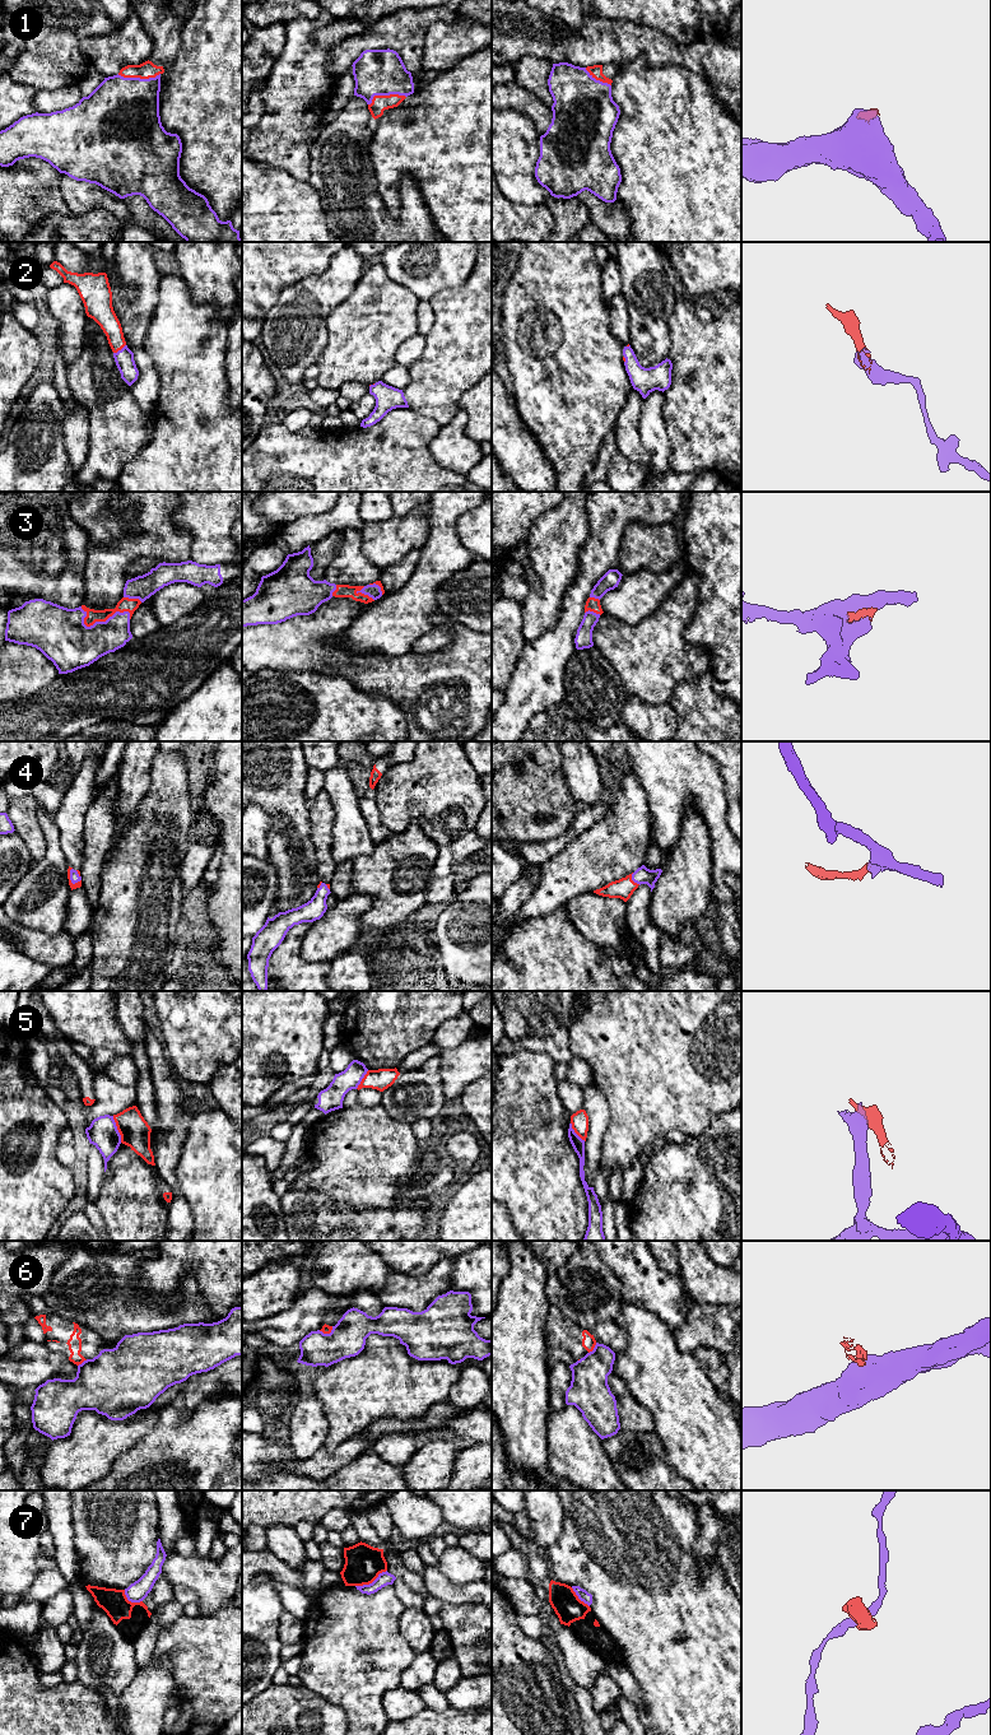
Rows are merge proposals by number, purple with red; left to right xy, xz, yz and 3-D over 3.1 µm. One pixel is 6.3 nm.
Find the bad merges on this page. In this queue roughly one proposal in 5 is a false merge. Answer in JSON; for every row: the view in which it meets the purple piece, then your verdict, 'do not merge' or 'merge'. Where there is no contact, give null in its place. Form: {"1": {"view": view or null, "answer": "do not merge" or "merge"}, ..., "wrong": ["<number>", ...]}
{"1": {"view": "xy", "answer": "merge"}, "2": {"view": "xy", "answer": "merge"}, "3": {"view": "xy", "answer": "merge"}, "4": {"view": "xy", "answer": "merge"}, "5": {"view": "xy", "answer": "do not merge"}, "6": {"view": "yz", "answer": "do not merge"}, "7": {"view": "xz", "answer": "do not merge"}, "wrong": ["5", "6", "7"]}

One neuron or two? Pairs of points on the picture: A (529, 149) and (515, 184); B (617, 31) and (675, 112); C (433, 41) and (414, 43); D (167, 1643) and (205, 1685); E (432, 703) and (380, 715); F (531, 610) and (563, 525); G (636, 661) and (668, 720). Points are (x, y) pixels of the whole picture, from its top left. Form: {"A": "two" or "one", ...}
{"A": "one", "B": "two", "C": "two", "D": "one", "E": "two", "F": "one", "G": "two"}

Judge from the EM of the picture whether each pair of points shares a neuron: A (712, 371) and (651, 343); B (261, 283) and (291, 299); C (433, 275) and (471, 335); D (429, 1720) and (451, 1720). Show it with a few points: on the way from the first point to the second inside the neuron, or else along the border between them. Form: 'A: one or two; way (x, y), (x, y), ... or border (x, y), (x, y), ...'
A: two; border (670, 321), (670, 352), (666, 357)
B: two; border (307, 279), (288, 285), (264, 319)
C: two; border (469, 274), (461, 284), (445, 287), (428, 301)
D: one; way (434, 1720), (446, 1720)

